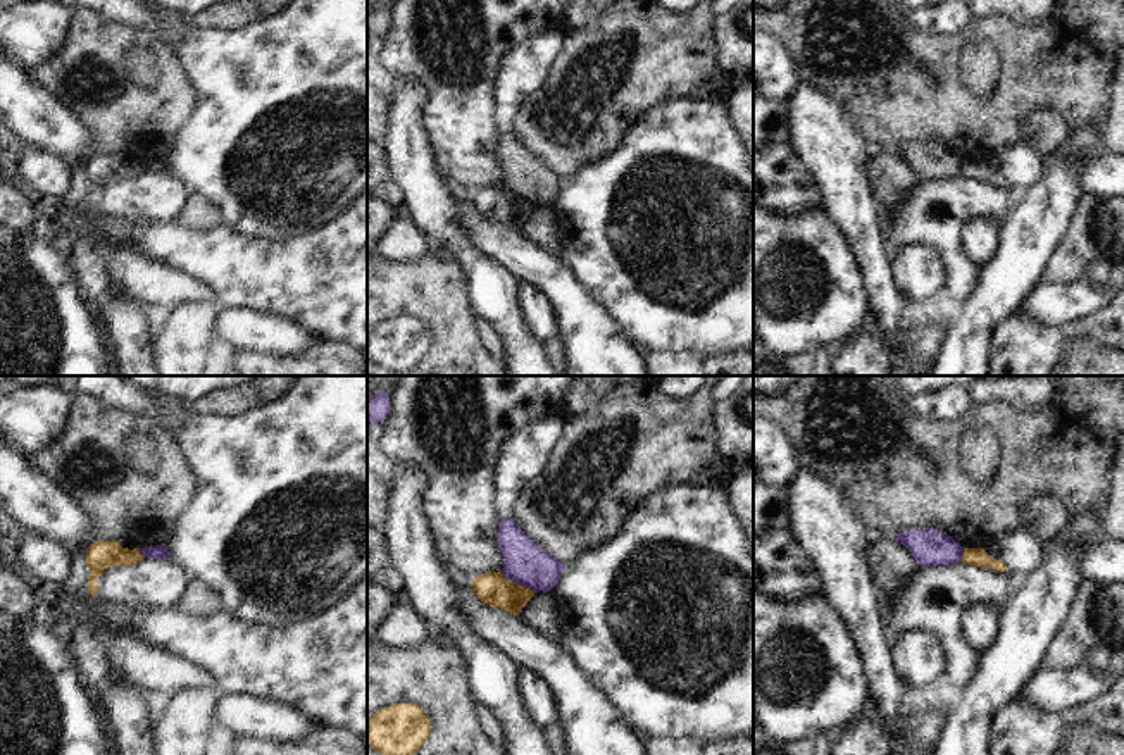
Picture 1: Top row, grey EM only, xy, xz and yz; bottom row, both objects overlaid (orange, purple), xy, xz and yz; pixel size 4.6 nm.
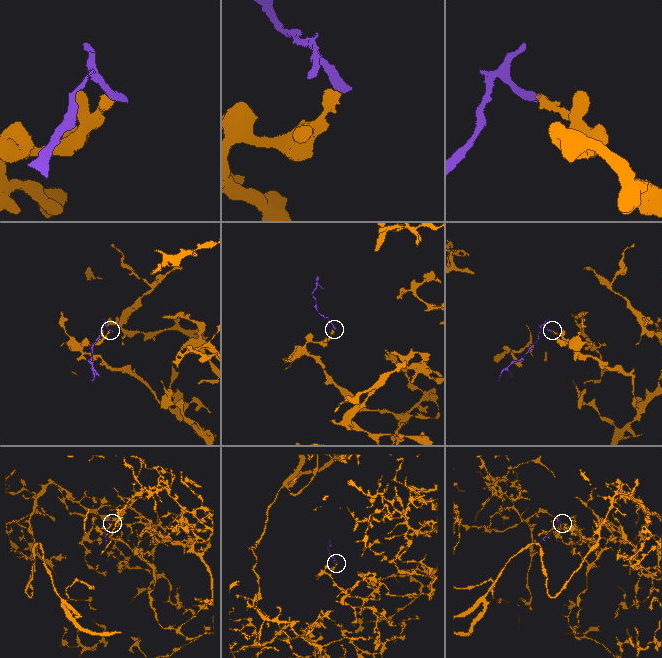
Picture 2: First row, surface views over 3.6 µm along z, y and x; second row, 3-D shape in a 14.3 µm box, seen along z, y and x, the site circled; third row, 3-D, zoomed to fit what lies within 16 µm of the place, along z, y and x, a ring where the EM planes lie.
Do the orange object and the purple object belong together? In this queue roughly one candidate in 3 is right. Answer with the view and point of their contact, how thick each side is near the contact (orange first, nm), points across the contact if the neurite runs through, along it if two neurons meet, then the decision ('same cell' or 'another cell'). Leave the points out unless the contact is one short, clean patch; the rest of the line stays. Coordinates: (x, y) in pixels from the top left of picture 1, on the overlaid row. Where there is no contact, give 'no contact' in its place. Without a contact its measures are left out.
contact xz (516, 583); calibres 160 and 200 nm; border xz (502, 573), (505, 578), (535, 592); another cell

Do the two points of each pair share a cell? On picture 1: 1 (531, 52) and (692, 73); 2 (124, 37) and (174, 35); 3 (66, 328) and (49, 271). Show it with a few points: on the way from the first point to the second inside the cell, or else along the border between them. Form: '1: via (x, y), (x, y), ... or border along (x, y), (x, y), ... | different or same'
1: border along (568, 33), (545, 81), (535, 90) | different
2: border along (102, 18), (130, 28) | different
3: via (59, 314), (49, 285) | same

